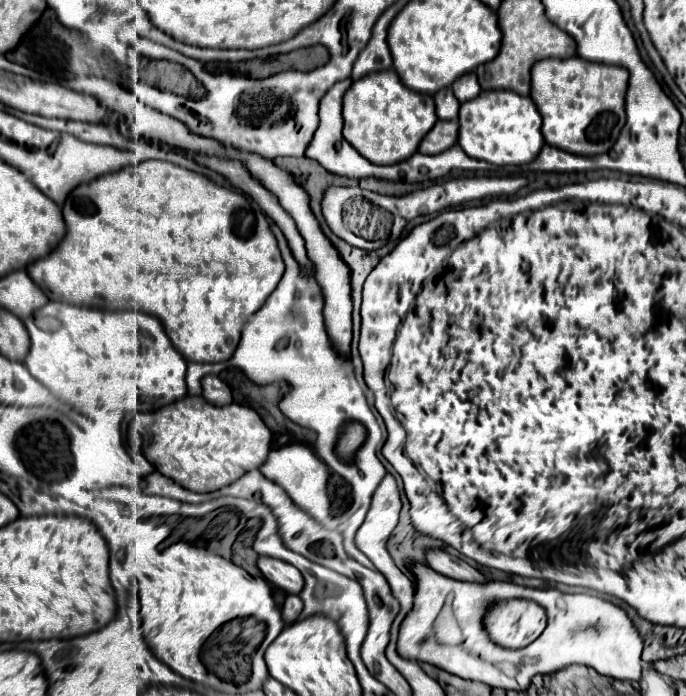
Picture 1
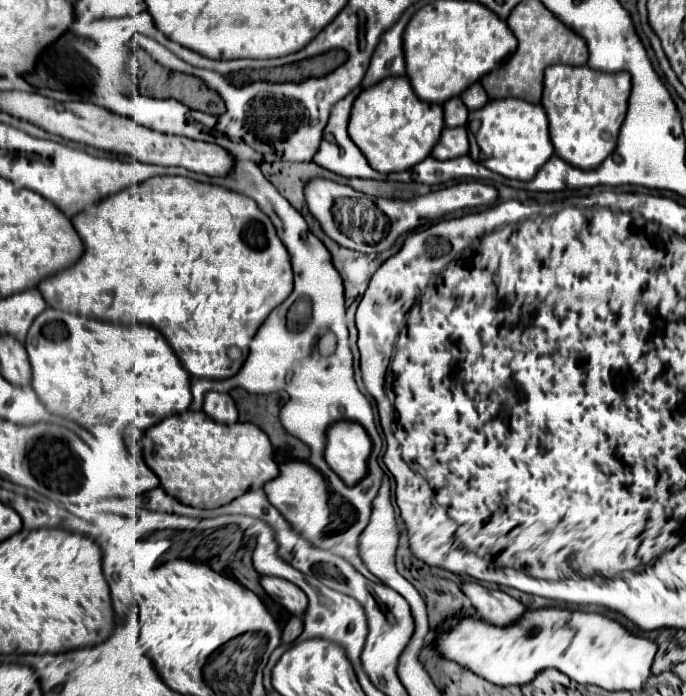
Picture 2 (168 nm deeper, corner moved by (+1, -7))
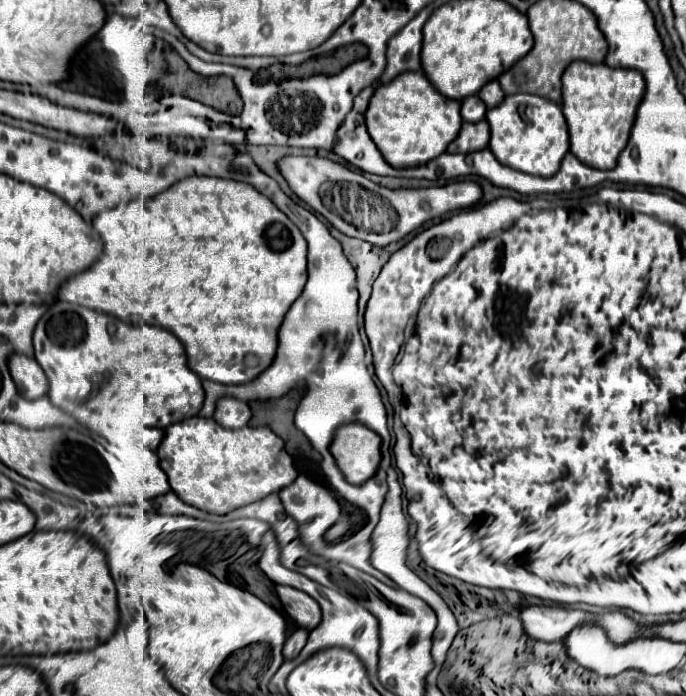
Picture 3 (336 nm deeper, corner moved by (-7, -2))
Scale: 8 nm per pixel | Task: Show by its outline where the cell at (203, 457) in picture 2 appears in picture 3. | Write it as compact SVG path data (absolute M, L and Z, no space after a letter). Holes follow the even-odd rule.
M201 416L169 426L157 448L157 456L171 490L183 498L183 502L213 514L227 514L251 504L267 494L279 492L297 478L293 460L283 450L283 440L269 428L229 432L219 428L215 420Z

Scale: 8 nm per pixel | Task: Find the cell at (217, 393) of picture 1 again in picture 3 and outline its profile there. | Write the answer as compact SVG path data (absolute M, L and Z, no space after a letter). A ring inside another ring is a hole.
M223 396L217 400L217 408L213 420L219 422L223 428L243 428L251 418L251 410L247 402L241 402L233 396Z

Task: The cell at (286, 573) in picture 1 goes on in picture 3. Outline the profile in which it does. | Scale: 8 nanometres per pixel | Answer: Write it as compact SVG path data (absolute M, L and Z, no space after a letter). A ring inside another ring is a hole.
M277 584L275 590L279 594L279 600L281 600L285 612L299 626L305 626L307 630L313 630L321 622L321 608L309 594L301 592L301 590L293 588L293 586L291 588L283 586L283 584Z

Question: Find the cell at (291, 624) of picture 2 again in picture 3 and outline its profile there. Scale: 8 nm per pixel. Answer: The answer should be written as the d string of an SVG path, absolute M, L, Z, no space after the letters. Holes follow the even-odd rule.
M297 628L297 630L287 638L285 648L283 648L283 656L285 656L285 658L295 658L295 656L301 652L301 648L305 646L307 636L309 636L309 632L307 632L307 630Z

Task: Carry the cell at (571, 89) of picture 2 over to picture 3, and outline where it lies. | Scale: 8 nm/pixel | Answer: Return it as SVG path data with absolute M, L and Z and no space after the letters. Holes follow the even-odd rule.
M575 60L563 72L561 82L563 114L569 126L571 152L591 168L615 168L617 156L629 140L629 130L633 126L637 106L645 92L645 80L641 72Z

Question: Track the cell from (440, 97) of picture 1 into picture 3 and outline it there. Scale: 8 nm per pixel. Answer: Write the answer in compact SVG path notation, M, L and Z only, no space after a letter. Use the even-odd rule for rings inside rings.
M479 96L463 98L461 100L461 116L465 122L479 122L485 118L487 106L483 106L483 100Z

